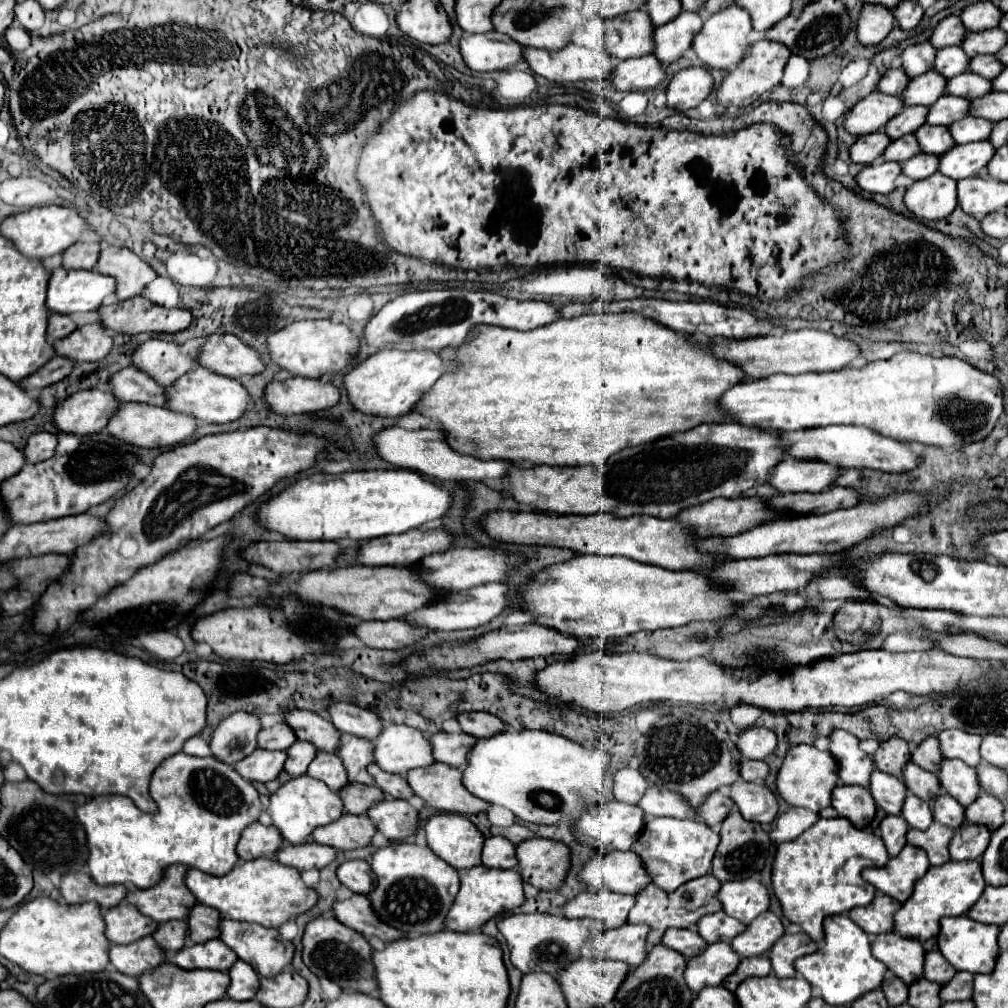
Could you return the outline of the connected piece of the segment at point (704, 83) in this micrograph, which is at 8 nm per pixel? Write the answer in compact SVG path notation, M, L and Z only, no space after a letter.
M707 68L679 70L667 84L667 108L687 112L705 100L713 90L713 78Z

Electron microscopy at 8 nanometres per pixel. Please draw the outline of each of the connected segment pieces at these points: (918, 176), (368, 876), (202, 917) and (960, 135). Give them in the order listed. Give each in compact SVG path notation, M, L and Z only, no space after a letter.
M921 152L919 156L901 162L901 172L911 180L923 180L925 176L931 176L935 170L937 170L937 156L933 154Z
M347 860L337 868L337 878L343 886L357 894L369 894L373 886L373 872L365 860Z
M195 904L189 910L187 916L187 926L189 926L189 936L193 942L203 944L207 940L213 940L219 936L219 912L215 908L207 908L205 904Z
M965 116L965 120L957 120L949 124L951 138L955 144L967 144L967 142L977 142L977 140L987 140L991 134L991 122L983 118L973 118Z

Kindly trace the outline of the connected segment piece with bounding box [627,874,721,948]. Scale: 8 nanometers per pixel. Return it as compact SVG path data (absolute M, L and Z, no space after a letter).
M711 874L695 878L695 880L679 886L675 892L669 892L669 894L659 890L659 888L655 888L653 884L649 884L645 890L635 894L637 902L635 902L635 908L631 908L631 912L627 916L627 922L631 922L631 924L647 924L651 928L651 932L647 934L647 946L651 948L653 944L661 942L661 936L663 936L663 932L667 928L693 928L695 922L701 916L721 910L719 900L715 898L715 892L719 890L719 886L721 886L719 880L715 880Z

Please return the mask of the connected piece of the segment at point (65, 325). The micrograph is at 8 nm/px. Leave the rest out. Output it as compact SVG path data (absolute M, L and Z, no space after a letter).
M51 314L49 326L47 326L47 336L49 336L49 340L61 340L61 338L69 336L75 328L77 328L77 324L69 316Z

